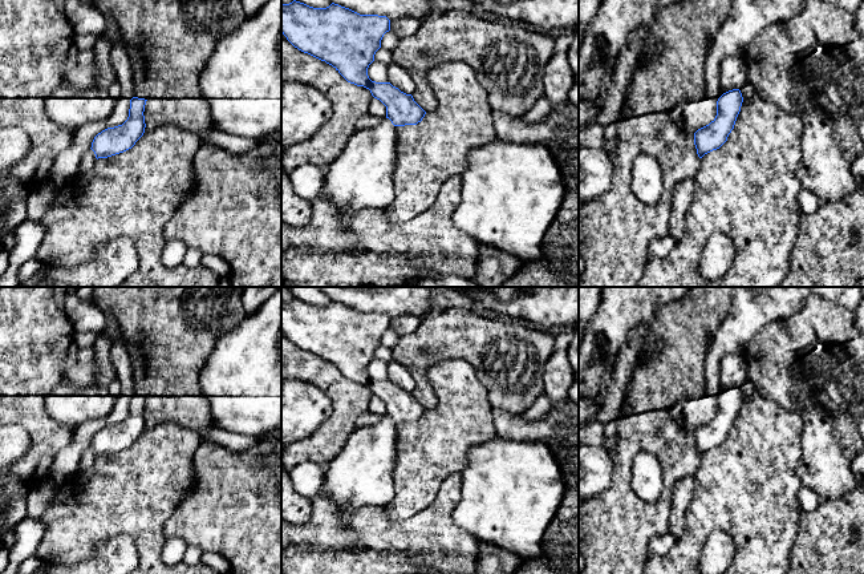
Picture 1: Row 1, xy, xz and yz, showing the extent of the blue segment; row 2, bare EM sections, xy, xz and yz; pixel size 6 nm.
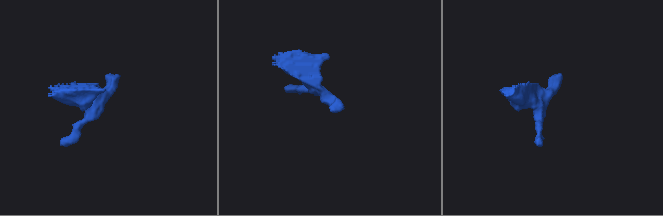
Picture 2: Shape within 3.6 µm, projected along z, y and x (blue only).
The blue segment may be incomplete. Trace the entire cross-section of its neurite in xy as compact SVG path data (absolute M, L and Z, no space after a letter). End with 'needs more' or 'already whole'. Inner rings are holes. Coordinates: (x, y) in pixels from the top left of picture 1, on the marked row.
M133 97L127 120L118 126L108 128L98 133L93 142L92 150L96 158L108 158L131 149L145 133L145 98Z; already whole

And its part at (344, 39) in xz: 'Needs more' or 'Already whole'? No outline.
Already whole

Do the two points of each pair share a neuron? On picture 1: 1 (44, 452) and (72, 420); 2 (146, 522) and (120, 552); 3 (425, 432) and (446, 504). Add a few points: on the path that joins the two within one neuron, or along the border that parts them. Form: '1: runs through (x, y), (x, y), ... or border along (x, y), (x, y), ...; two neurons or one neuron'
1: border along (44, 405), (45, 411), (55, 420), (73, 431); two neurons
2: border along (101, 544), (117, 534), (128, 534), (140, 560); two neurons
3: border along (459, 473), (451, 473), (435, 498), (421, 509); two neurons

